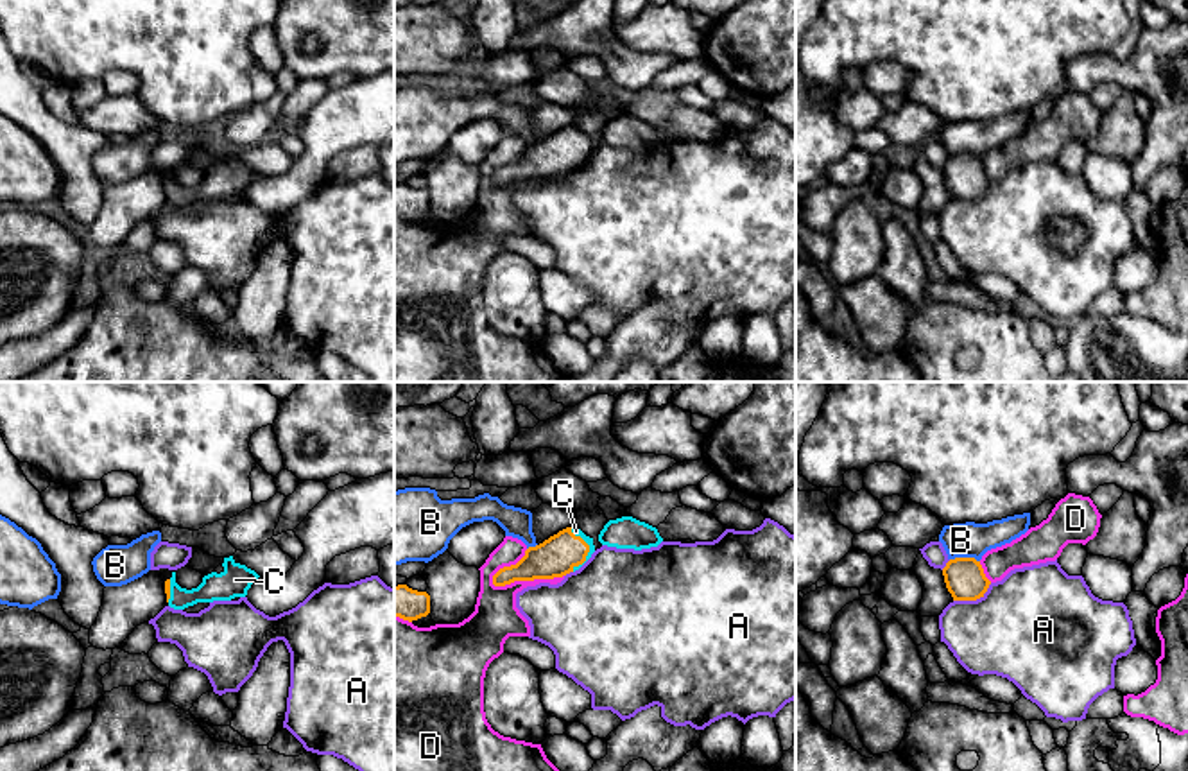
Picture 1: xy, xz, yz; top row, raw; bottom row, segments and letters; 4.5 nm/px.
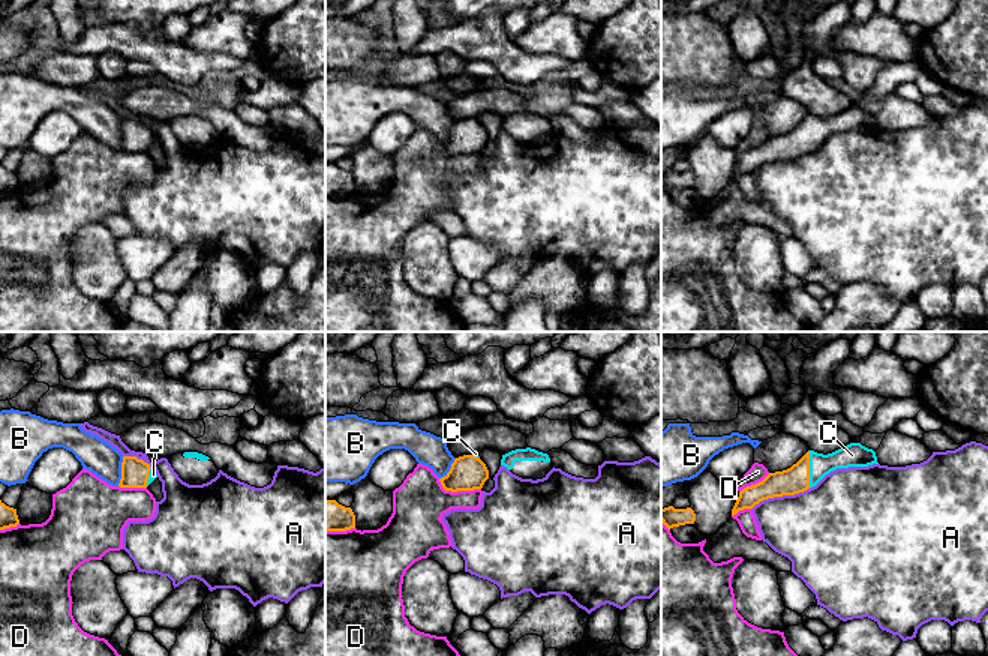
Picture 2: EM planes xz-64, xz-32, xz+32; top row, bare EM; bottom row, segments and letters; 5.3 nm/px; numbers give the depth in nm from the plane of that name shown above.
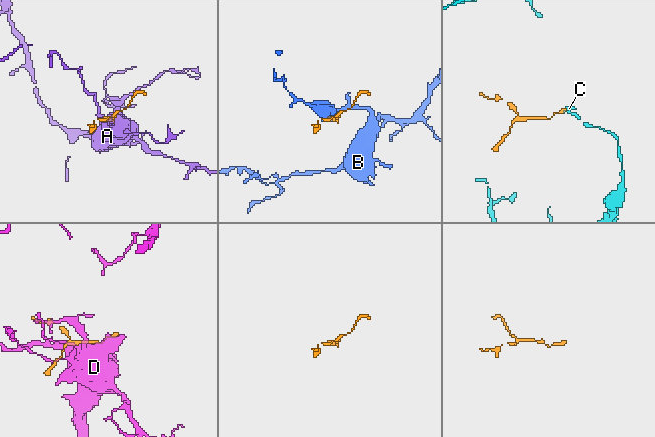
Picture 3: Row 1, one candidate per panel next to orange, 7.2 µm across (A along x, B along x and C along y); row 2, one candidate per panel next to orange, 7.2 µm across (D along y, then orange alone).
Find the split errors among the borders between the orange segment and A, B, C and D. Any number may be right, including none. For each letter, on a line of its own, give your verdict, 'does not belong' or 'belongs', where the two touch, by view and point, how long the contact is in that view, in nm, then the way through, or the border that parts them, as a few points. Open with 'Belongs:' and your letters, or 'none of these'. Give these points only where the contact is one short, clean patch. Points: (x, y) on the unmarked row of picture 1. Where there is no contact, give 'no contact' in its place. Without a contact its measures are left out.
Belongs: B
A: does not belong | yz (973, 198) | 190 nm
B: belongs | yz (964, 156) | 140 nm
C: does not belong | xz (588, 147) | 200 nm
D: does not belong | xz (527, 178) | 340 nm

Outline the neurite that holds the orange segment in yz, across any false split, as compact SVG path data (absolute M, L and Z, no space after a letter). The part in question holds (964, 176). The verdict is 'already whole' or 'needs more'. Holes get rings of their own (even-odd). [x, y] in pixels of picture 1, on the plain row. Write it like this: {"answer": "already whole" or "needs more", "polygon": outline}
{"answer": "already whole", "polygon": "M955 156L943 167L944 181L953 199L977 199L984 195L991 179L975 156Z"}

